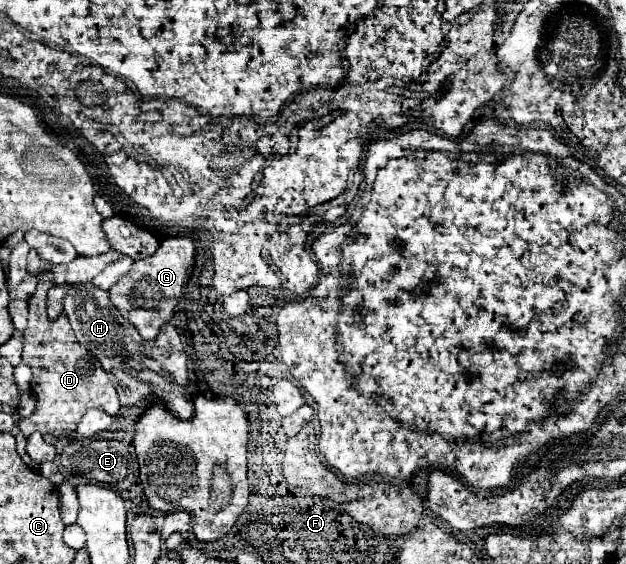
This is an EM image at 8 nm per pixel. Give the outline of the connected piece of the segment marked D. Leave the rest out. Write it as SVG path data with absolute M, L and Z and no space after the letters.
M39 279L37 291L29 299L29 323L23 331L23 363L27 363L33 371L31 391L37 399L33 415L19 421L19 429L25 437L33 431L43 435L69 435L77 429L77 423L87 409L101 409L109 415L117 415L121 409L113 383L101 363L89 357L89 353L77 343L69 319L59 317L51 321L47 317L47 291L53 285L53 281Z

